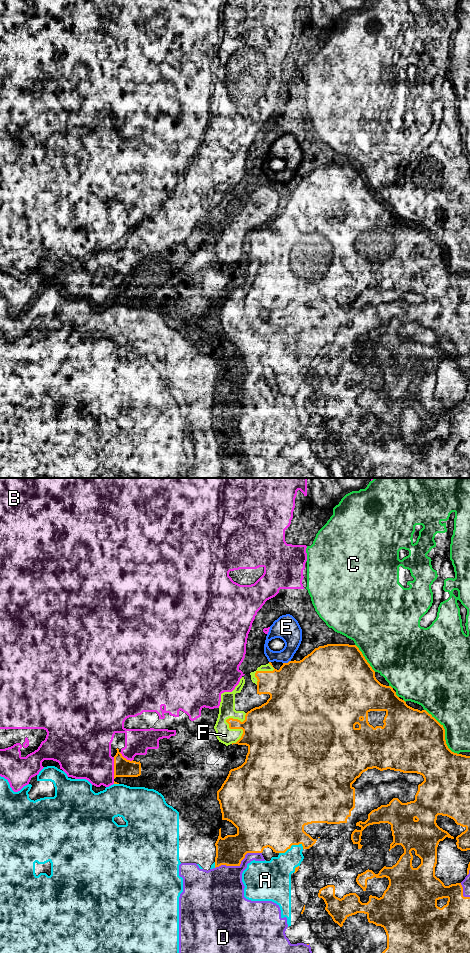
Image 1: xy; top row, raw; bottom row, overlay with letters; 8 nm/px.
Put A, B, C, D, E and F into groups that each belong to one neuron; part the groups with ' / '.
A / B / C / D / E / F

